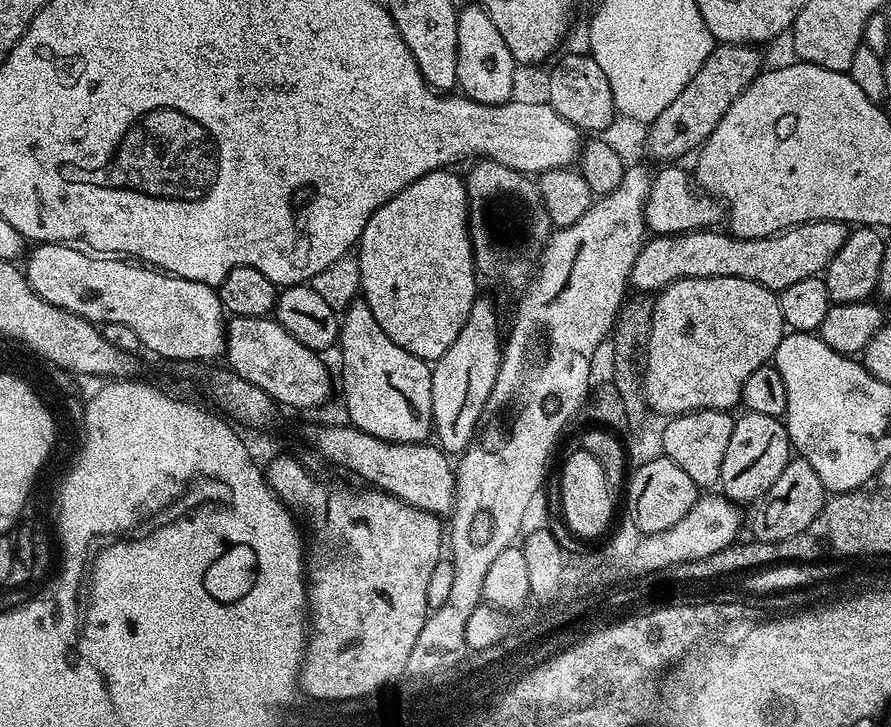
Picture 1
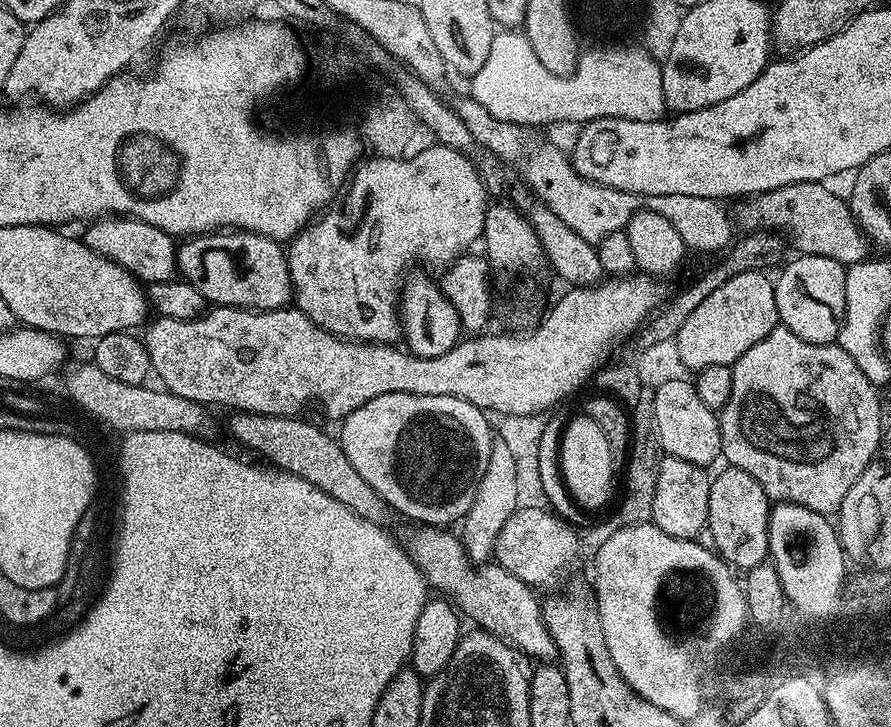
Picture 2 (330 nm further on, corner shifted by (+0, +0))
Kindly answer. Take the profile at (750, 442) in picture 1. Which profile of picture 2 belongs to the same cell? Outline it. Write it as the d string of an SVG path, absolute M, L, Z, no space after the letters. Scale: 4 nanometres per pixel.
M731 466L725 472L711 477L710 510L708 511L707 535L712 535L711 543L725 562L736 570L747 570L765 563L768 554L768 514L770 501L768 495L758 486L746 470Z

